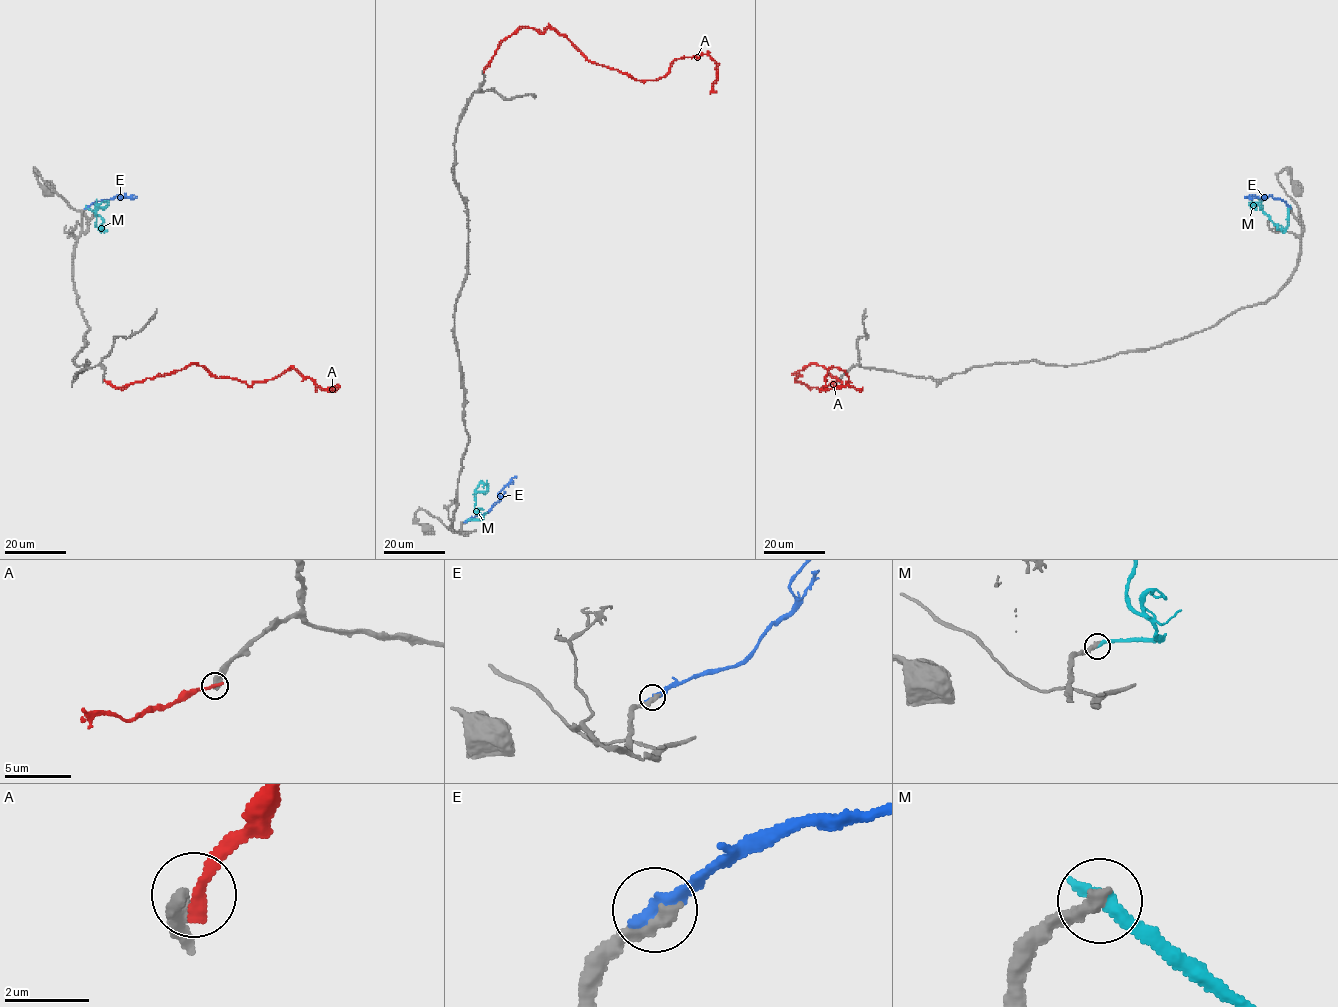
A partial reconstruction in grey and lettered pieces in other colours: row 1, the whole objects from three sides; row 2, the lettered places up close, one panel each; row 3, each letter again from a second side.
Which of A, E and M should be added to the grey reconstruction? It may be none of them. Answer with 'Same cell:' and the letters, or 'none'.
Same cell: none

